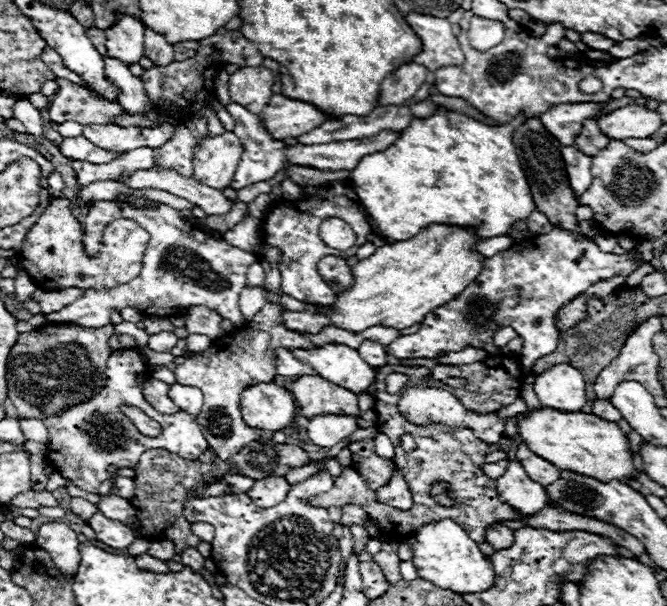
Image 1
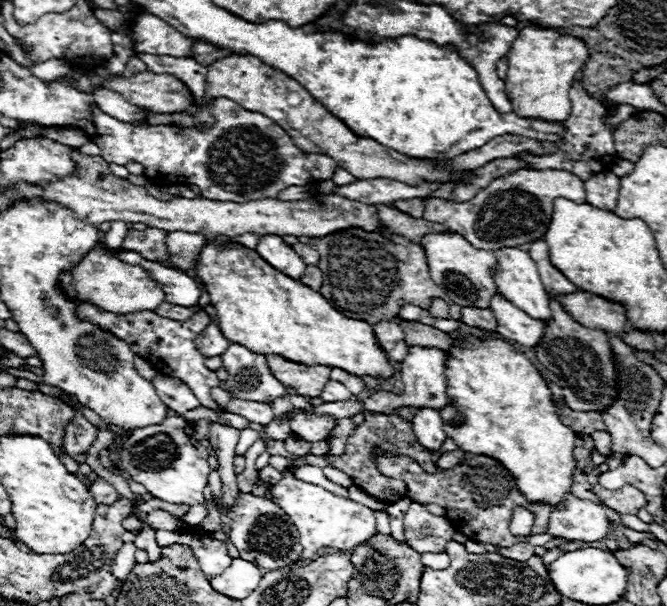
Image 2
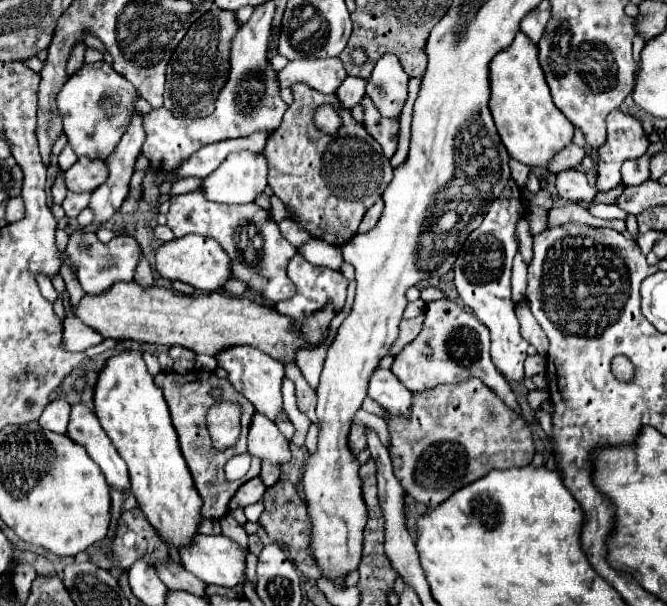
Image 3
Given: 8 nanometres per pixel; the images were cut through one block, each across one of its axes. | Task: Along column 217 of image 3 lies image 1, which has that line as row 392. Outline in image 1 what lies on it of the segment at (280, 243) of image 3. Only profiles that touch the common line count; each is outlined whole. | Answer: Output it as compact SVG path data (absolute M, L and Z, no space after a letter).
M268 302L268 306L262 306L260 312L252 320L252 328L246 328L240 332L240 336L226 334L224 338L218 338L212 342L212 346L204 352L196 352L190 358L186 358L178 368L174 370L176 380L184 382L186 386L196 386L204 394L204 408L200 416L196 418L200 424L200 430L210 444L210 448L220 454L220 458L228 460L232 454L240 452L248 442L260 440L264 436L262 430L248 428L242 414L240 414L240 392L246 386L252 386L262 380L274 380L276 368L272 364L272 356L276 348L312 348L322 346L328 342L340 342L350 348L358 348L364 338L376 340L380 344L390 344L394 338L400 336L400 330L392 330L388 326L372 326L360 334L350 334L340 328L324 328L320 334L296 334L288 330L282 324L282 312L274 302Z

